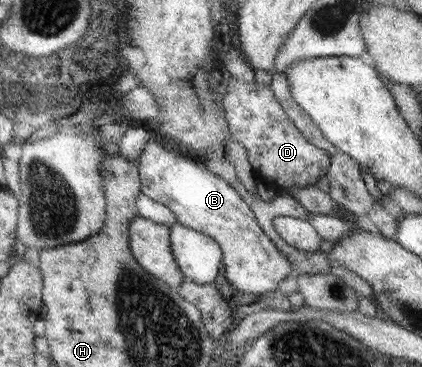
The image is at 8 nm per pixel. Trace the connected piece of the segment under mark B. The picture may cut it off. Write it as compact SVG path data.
M158 137L146 142L138 161L140 161L141 193L170 208L176 215L178 224L198 230L218 242L223 254L221 277L226 277L236 290L242 293L265 294L267 291L276 290L279 283L293 273L291 261L276 248L273 240L261 228L251 207L244 202L234 187L217 174L210 172L204 163L199 163L175 150Z

